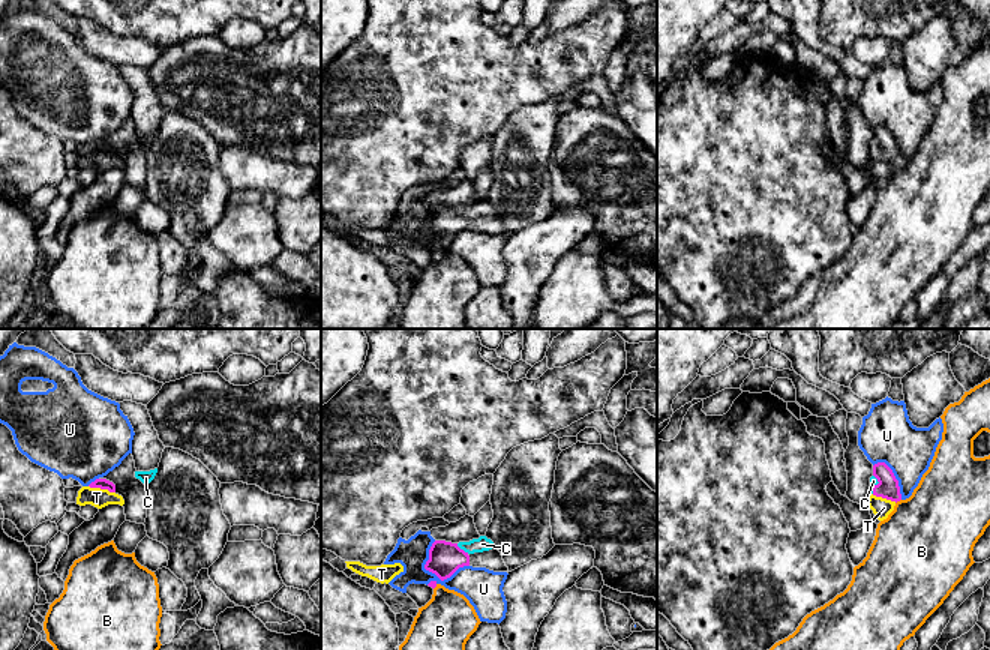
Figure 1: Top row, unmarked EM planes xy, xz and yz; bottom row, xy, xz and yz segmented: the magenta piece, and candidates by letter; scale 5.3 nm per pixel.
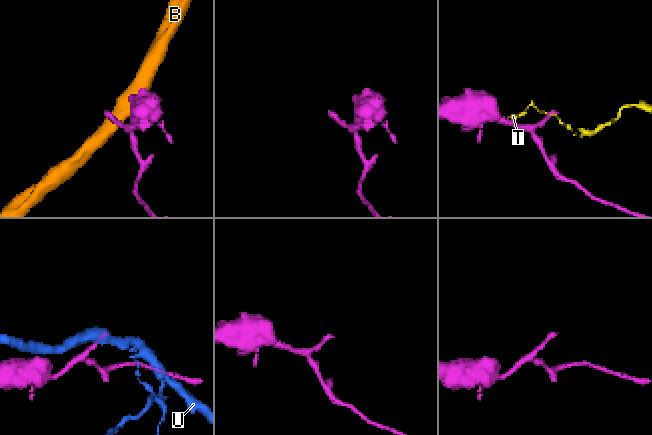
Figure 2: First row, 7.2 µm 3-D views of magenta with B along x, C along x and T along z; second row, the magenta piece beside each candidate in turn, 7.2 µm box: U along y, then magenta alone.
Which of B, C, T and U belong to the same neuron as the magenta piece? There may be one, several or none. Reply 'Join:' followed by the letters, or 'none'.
Join: C

